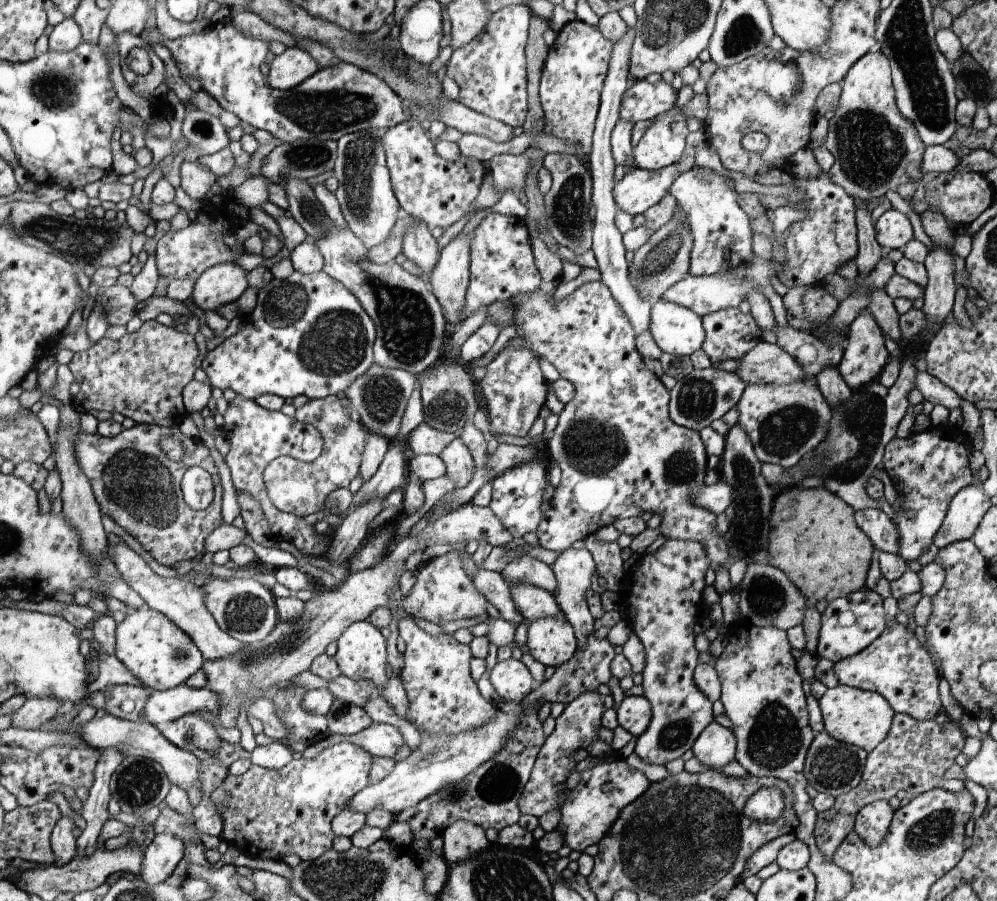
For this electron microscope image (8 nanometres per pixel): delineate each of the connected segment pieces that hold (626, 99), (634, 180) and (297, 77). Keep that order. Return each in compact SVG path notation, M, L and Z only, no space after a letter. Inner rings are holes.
M638 80L630 86L621 101L619 120L631 123L652 122L676 106L677 94L664 80Z
M678 163L660 171L633 169L626 173L612 192L618 211L634 216L646 213L667 196L679 176Z
M299 46L287 47L286 50L273 56L268 64L268 84L273 89L286 91L298 87L304 80L320 70L319 61Z

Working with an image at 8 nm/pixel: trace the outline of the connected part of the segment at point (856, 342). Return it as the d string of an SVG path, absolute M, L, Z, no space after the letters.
M870 312L858 315L850 323L848 342L844 347L844 353L837 366L844 382L853 390L864 386L864 384L878 381L879 374L889 362L889 353L886 349L886 342L884 342L884 334L882 334L879 324L874 320Z

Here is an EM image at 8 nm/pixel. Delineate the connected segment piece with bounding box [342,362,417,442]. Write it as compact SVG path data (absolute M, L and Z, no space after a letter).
M375 362L363 375L356 377L342 396L348 399L352 409L360 415L360 422L367 431L384 436L390 442L398 436L400 422L406 410L406 404L416 386L417 376L406 370L384 368Z

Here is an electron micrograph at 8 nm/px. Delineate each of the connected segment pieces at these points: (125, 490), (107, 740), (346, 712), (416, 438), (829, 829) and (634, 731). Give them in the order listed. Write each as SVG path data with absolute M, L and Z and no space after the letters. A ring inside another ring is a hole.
M146 423L123 428L113 437L98 432L75 434L74 456L90 481L99 506L116 525L136 538L154 560L172 567L174 562L190 561L206 553L207 539L222 524L222 486L218 467L202 440L185 436L178 425L164 427ZM168 436L177 437L184 446L184 456L178 462L170 460L160 448L160 442ZM196 466L210 472L214 483L214 498L204 510L190 508L181 489L184 473Z
M106 713L106 716L93 718L88 724L84 724L80 730L76 730L76 734L93 749L100 748L102 751L104 748L116 748L124 754L124 757L138 756L154 761L163 767L171 786L178 786L185 791L194 787L200 789L202 786L200 784L200 760L190 750L179 749L171 741L166 740L160 729L161 727L152 725L146 720L130 722Z
M335 699L325 717L329 732L344 736L362 732L373 723L365 709L338 699Z
M420 423L408 436L407 444L416 455L434 454L440 452L450 444L457 433L448 433L432 428L428 423Z
M894 713L888 736L867 753L860 784L846 794L837 795L828 810L817 813L813 836L824 860L833 862L838 846L848 833L855 830L856 815L867 804L889 801L900 790L907 792L909 797L916 797L939 787L942 776L954 764L954 758L961 753L963 746L961 727L949 718L944 724L938 724L935 720L922 722L907 714Z
M642 695L625 696L615 710L618 725L636 738L647 730L654 718L651 702Z

